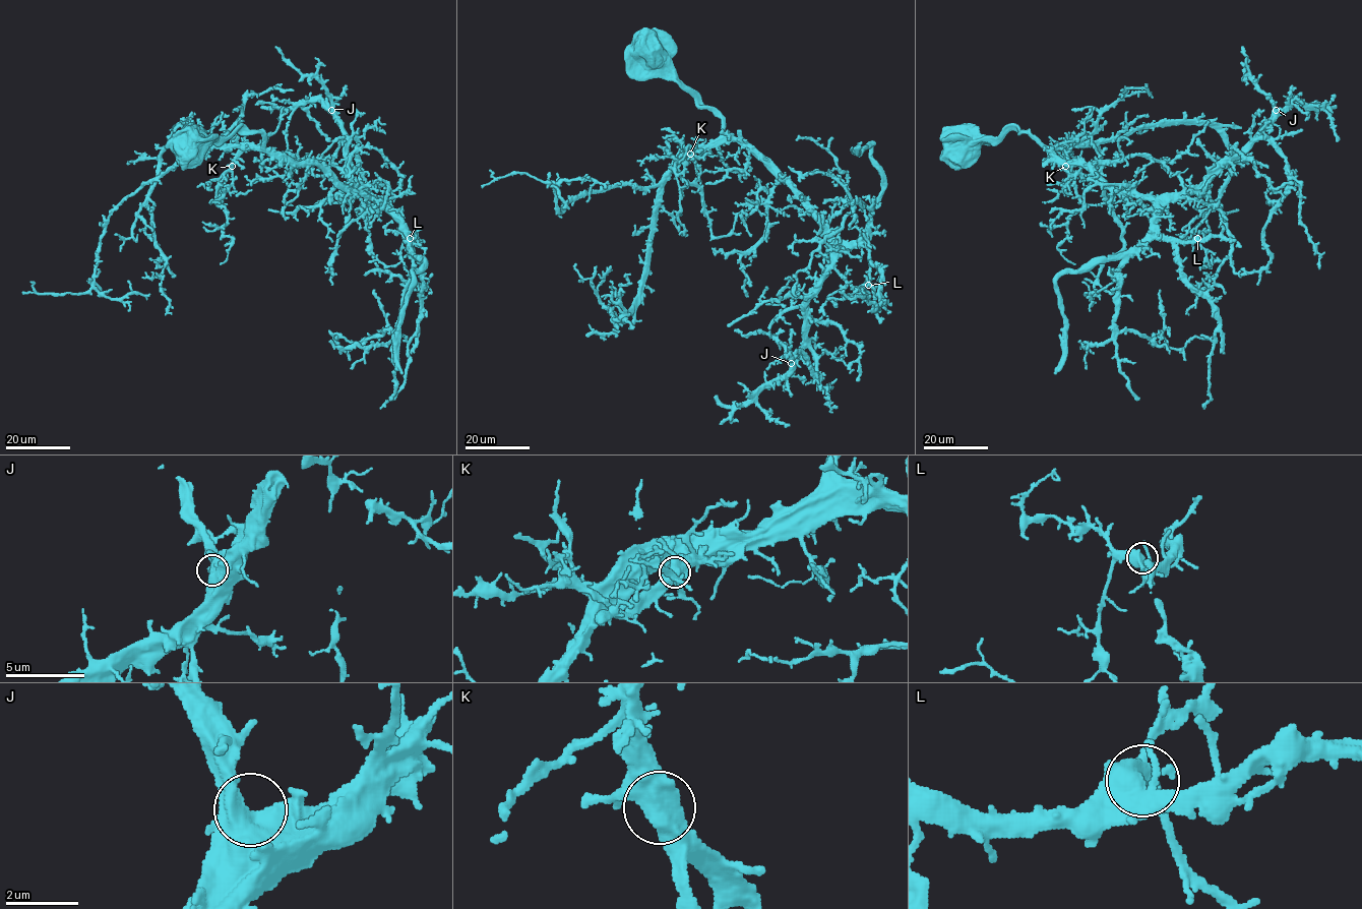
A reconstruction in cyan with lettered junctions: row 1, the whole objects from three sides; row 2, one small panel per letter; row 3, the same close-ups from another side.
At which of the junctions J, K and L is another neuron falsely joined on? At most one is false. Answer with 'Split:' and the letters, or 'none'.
Split: none

